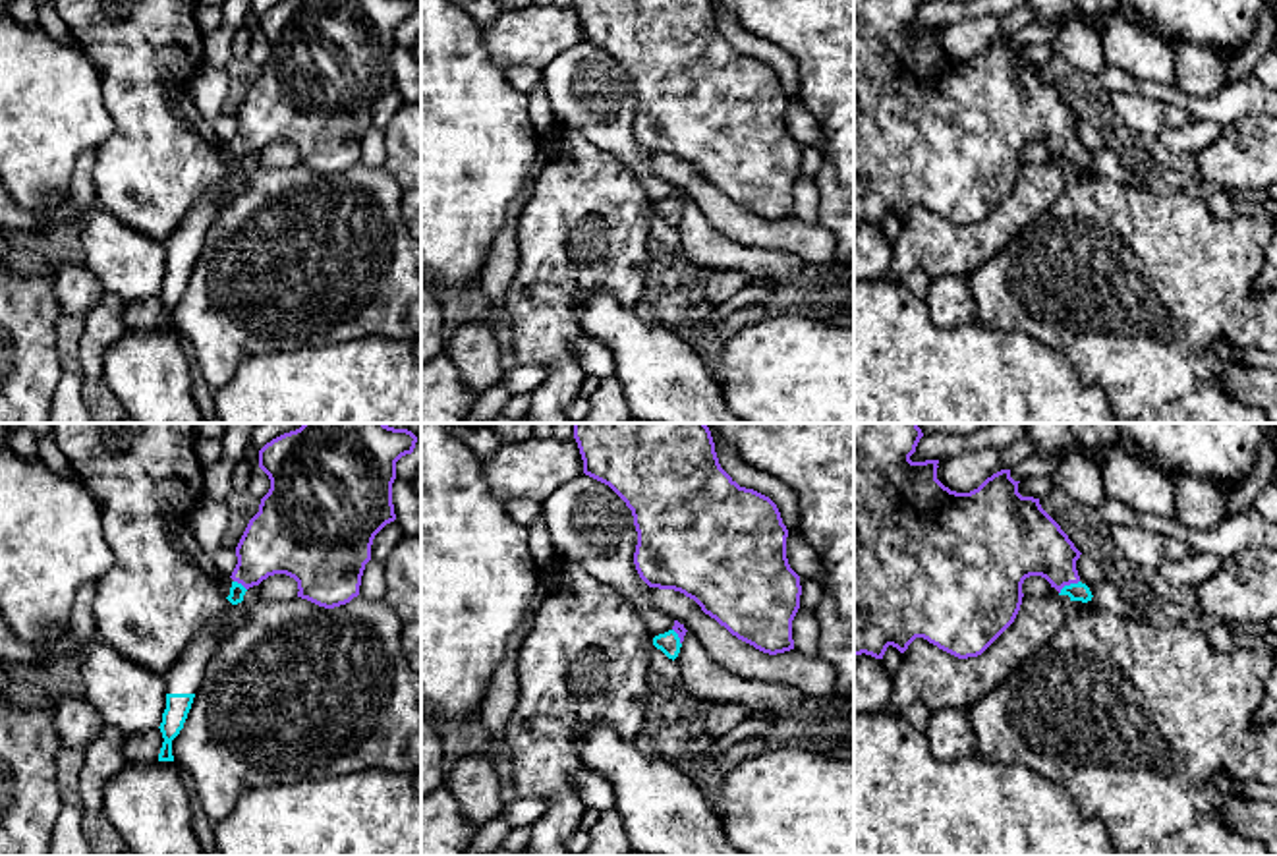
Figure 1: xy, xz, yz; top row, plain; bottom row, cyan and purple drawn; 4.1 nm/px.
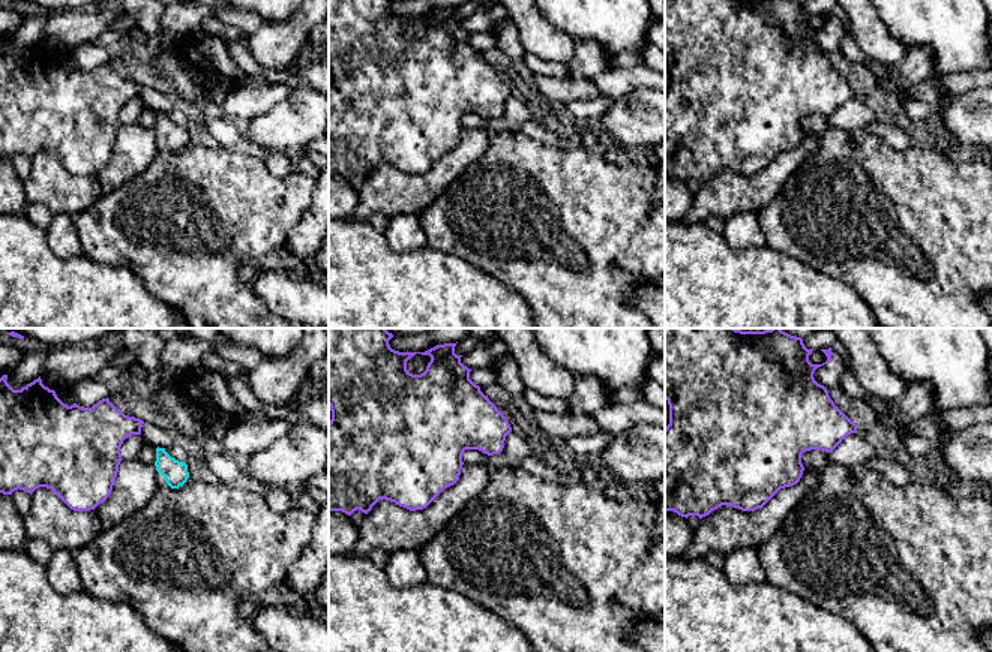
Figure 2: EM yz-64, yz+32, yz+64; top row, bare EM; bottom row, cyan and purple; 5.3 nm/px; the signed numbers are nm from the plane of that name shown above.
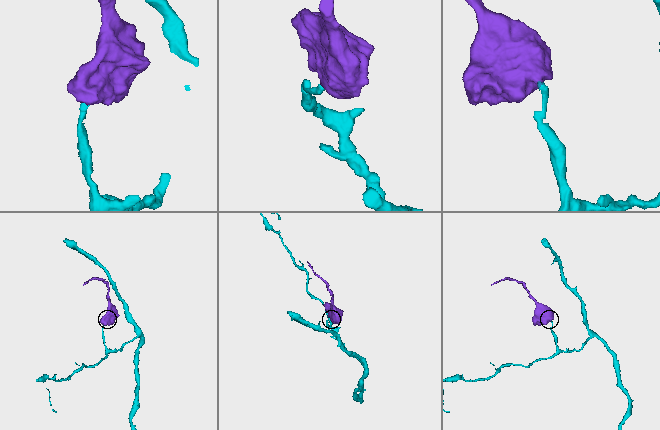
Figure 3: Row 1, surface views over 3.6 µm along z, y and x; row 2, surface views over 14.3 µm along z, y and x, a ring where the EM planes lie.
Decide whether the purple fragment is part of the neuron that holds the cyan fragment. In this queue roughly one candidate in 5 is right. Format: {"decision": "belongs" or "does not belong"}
{"decision": "belongs"}

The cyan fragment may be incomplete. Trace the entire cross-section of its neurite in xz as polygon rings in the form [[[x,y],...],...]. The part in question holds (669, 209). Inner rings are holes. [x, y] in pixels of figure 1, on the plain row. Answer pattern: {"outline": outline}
{"outline": [[[674,187],[674,193],[668,199],[653,205],[653,213],[674,228],[680,220],[686,199],[688,197],[684,195],[684,191]]]}

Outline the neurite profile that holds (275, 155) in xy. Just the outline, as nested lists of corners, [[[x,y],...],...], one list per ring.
[[[286,141],[269,143],[259,151],[259,166],[269,170],[296,166],[298,158],[298,149]]]

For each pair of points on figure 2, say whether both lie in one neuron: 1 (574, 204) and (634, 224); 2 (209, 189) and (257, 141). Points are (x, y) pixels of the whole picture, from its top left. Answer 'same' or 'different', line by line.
1: same
2: different

